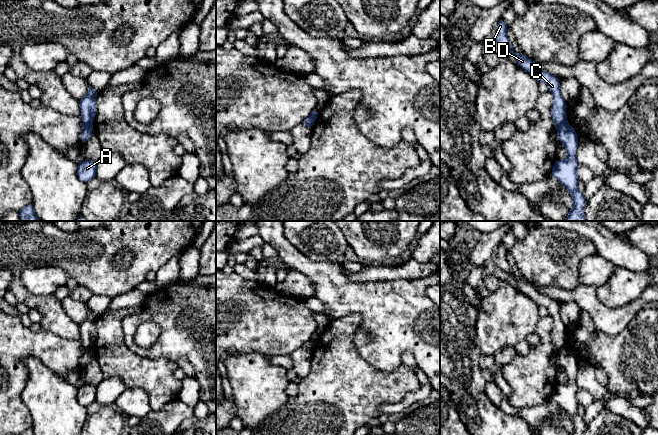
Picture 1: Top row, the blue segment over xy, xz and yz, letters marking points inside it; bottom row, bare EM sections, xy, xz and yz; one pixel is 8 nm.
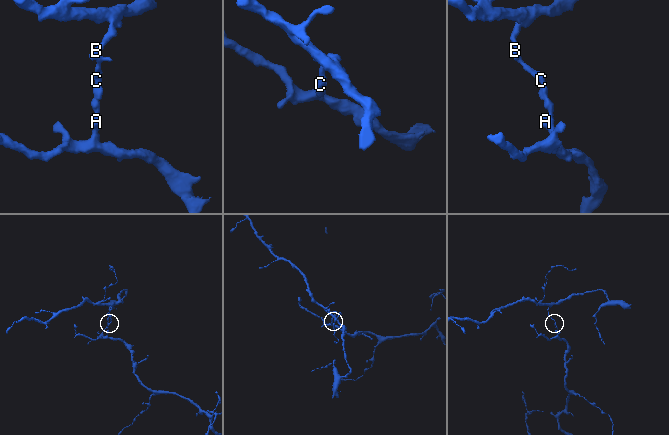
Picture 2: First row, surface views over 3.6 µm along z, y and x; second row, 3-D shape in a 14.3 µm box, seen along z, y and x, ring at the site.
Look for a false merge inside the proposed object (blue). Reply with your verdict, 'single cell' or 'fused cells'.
fused cells

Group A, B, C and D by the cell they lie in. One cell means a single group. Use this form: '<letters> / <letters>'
A / B C D

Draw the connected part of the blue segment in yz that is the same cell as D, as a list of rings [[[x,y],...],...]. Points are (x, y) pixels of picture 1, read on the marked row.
[[[501,19],[497,24],[497,33],[494,35],[496,42],[502,47],[510,50],[517,58],[519,67],[530,73],[538,82],[545,82],[548,85],[548,90],[553,94],[553,104],[551,108],[551,115],[555,126],[559,127],[567,121],[565,114],[567,104],[560,93],[560,81],[556,76],[551,75],[540,69],[535,62],[530,60],[527,56],[515,53],[510,44],[509,38],[506,35],[506,22]]]

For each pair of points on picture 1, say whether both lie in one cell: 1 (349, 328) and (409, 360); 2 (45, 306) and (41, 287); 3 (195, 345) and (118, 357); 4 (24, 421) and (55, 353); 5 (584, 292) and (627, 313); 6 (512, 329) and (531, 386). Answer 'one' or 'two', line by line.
1: two
2: two
3: two
4: one
5: one
6: two

